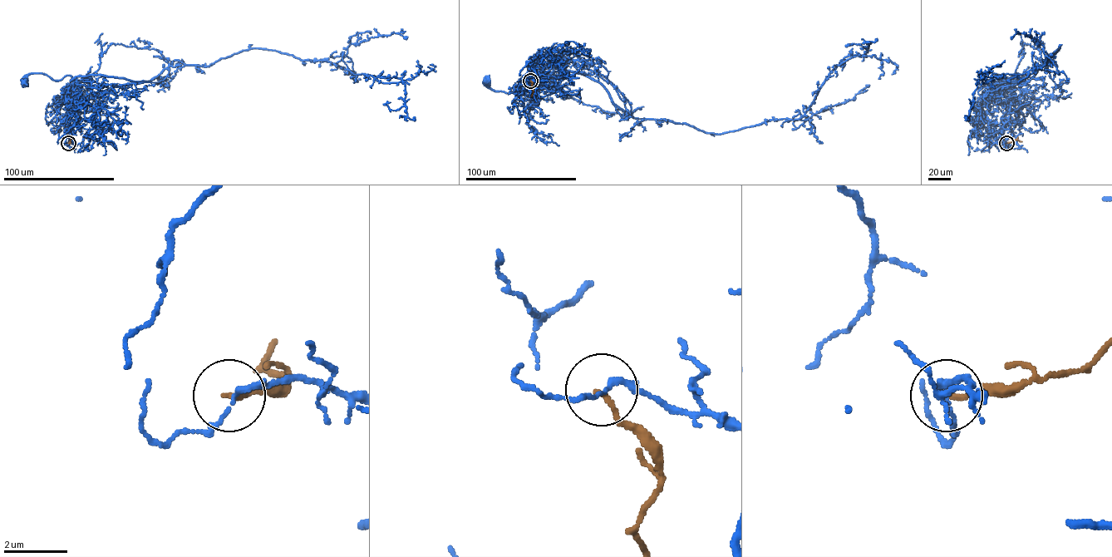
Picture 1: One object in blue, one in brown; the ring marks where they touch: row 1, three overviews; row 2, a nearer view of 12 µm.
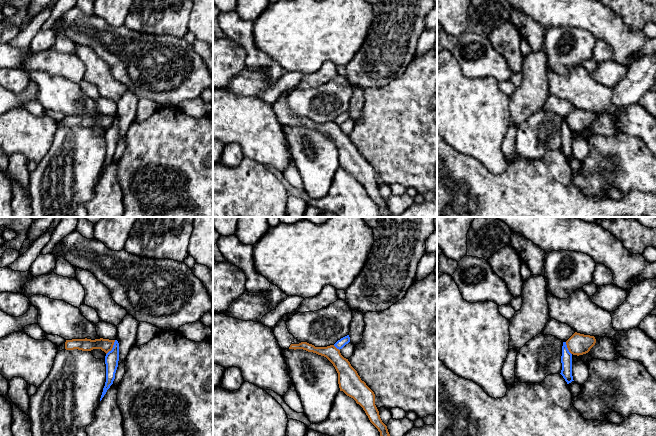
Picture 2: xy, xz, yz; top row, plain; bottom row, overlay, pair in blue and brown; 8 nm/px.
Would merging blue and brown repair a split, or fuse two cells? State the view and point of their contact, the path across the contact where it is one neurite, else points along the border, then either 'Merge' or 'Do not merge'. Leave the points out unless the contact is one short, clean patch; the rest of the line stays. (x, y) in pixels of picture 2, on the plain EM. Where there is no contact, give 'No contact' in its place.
Touches blue at xy (113, 123). Boundary: xy (115, 116), (112, 124), (106, 130). Do not merge

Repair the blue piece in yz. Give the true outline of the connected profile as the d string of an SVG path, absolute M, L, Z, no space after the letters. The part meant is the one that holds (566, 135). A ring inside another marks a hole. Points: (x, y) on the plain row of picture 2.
M563 118L562 122L562 132L561 132L562 146L561 151L567 158L571 159L573 156L572 152L572 130L569 128L566 118Z

